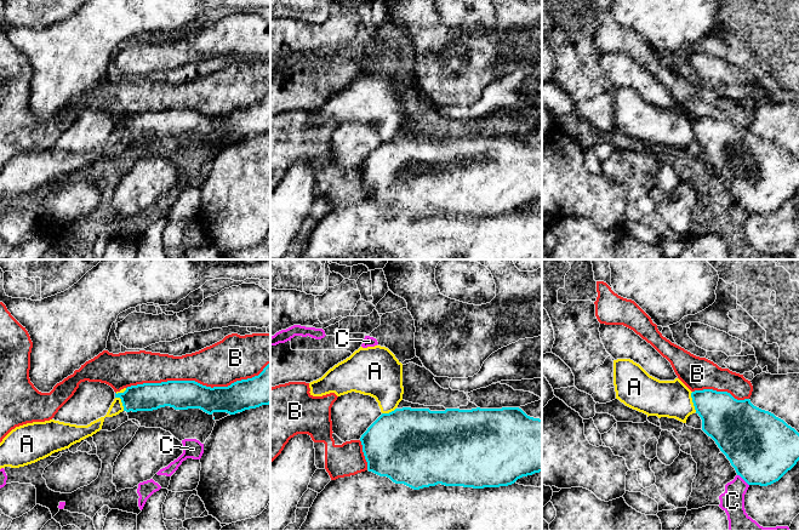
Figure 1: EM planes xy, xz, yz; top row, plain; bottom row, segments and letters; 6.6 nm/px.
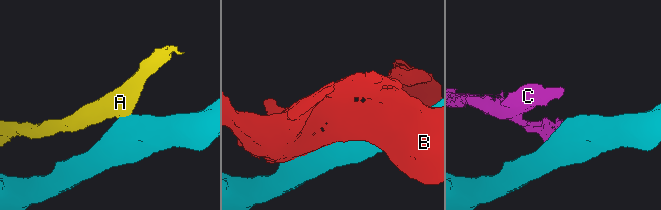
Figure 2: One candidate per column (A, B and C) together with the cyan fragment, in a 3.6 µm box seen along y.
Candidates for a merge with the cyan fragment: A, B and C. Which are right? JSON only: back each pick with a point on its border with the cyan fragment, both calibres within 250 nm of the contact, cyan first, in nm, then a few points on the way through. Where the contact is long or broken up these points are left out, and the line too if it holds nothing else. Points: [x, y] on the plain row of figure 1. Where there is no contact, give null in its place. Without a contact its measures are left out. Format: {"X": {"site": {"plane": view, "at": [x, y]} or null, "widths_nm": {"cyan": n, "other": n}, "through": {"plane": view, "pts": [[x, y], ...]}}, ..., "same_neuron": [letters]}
{"same_neuron": []}

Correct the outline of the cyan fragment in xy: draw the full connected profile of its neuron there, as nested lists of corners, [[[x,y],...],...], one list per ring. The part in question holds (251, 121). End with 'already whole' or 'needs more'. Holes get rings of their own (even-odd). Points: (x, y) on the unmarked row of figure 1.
[[[270,92],[252,107],[241,108],[228,115],[206,115],[195,109],[167,109],[161,112],[143,112],[127,115],[124,121],[115,121],[120,126],[124,139],[153,139],[170,135],[175,138],[200,137],[212,143],[213,141],[227,141],[235,143],[245,138],[256,137],[270,132]]]; already whole

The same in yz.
[[[713,118],[691,121],[696,142],[702,148],[702,159],[710,165],[730,189],[737,204],[748,213],[767,215],[778,210],[799,189],[799,161],[774,142],[754,135],[749,127],[737,129],[727,120]]]; already whole

